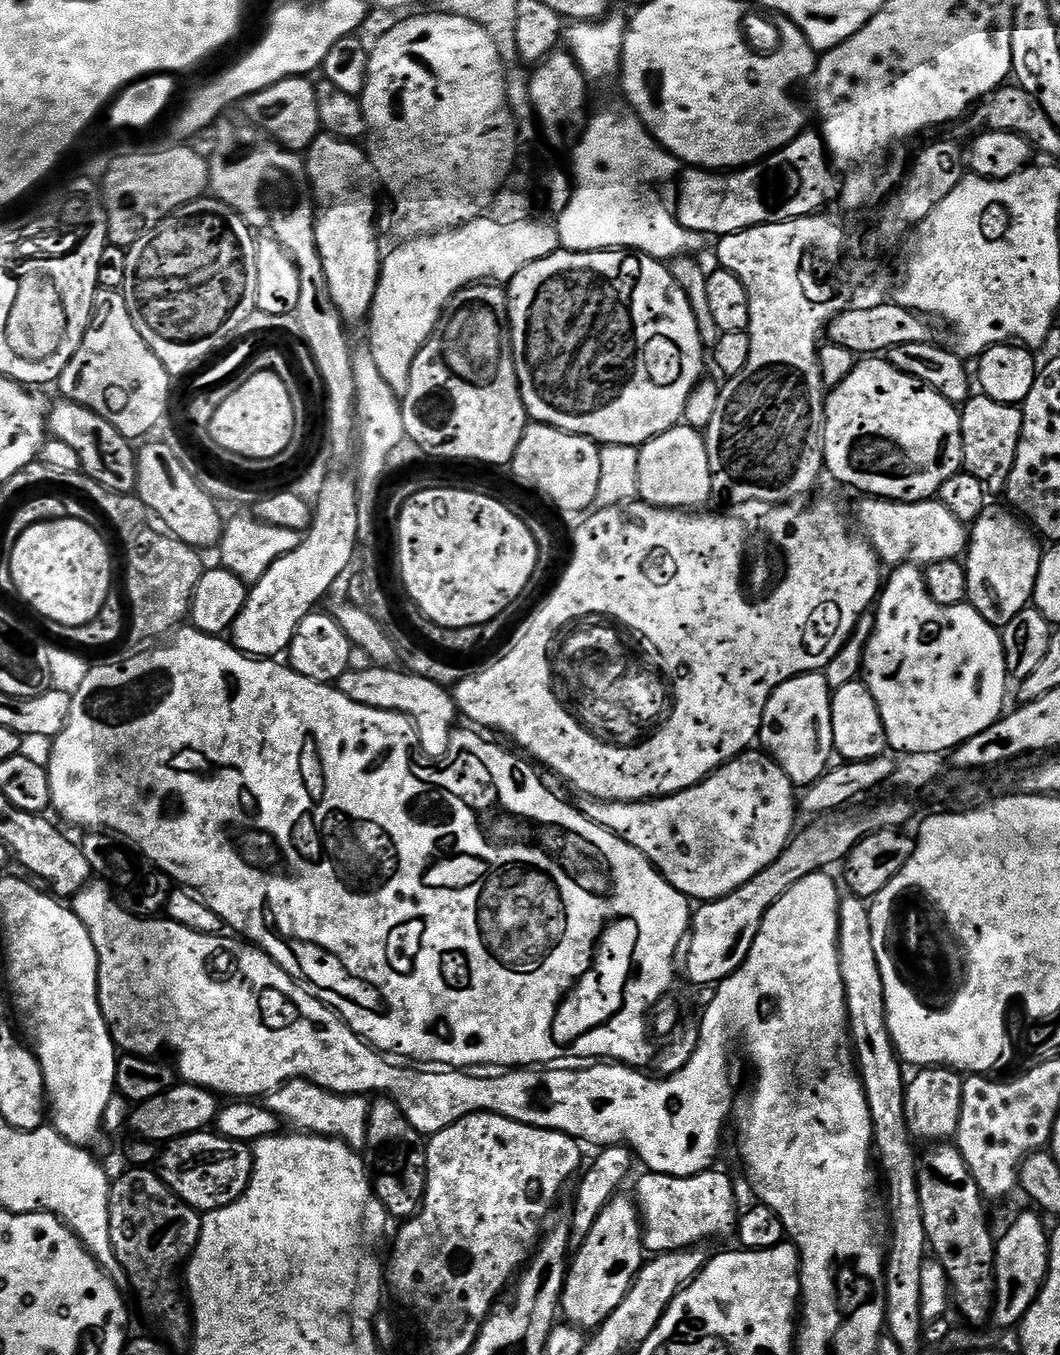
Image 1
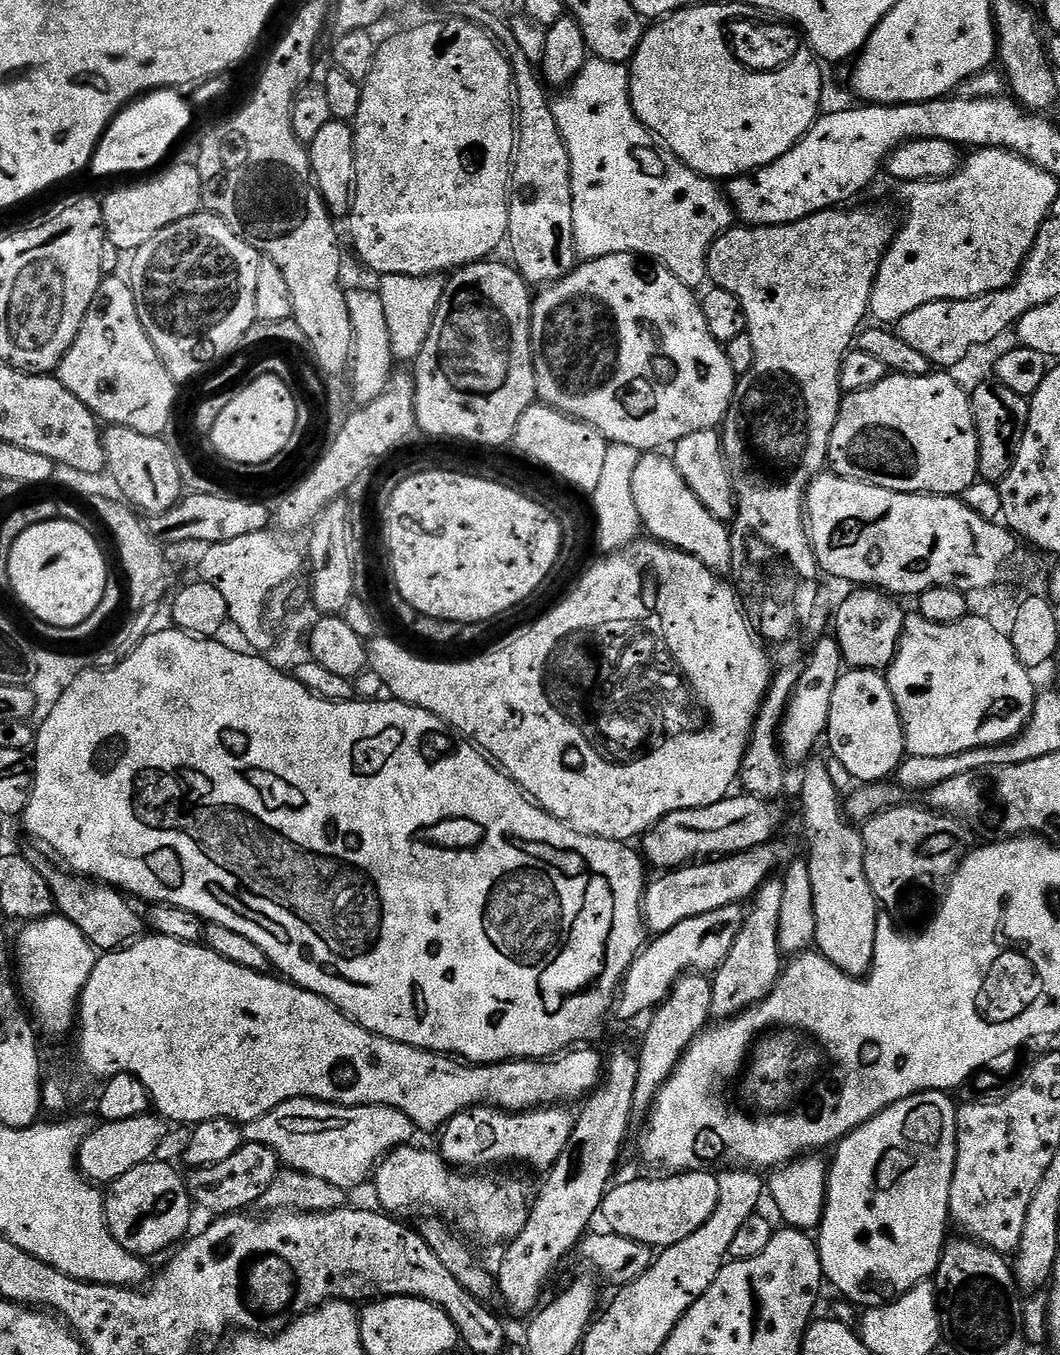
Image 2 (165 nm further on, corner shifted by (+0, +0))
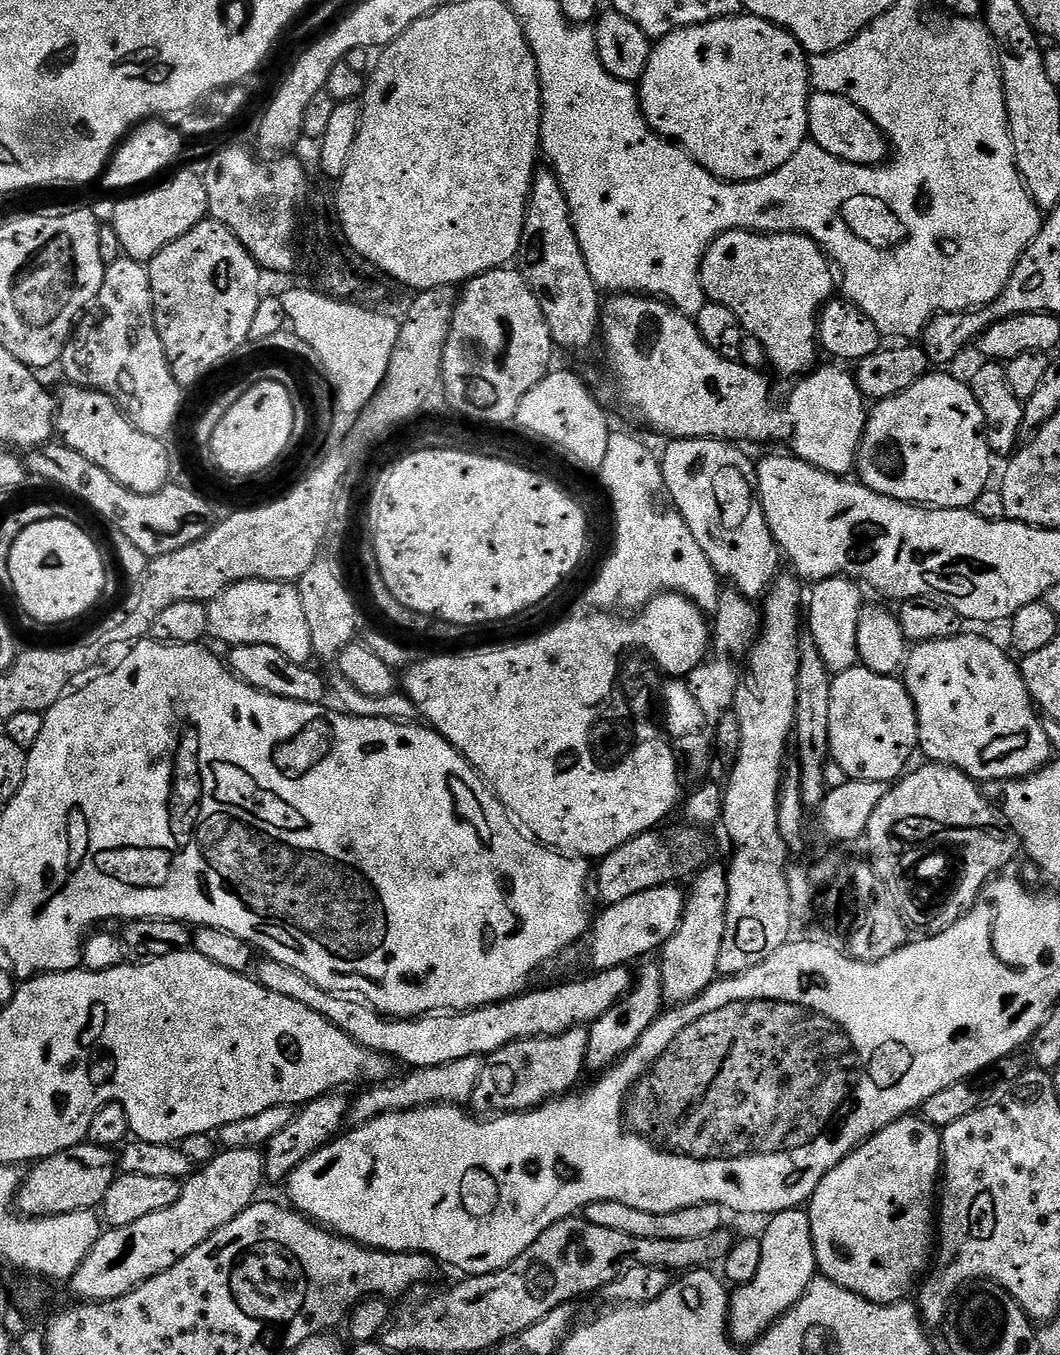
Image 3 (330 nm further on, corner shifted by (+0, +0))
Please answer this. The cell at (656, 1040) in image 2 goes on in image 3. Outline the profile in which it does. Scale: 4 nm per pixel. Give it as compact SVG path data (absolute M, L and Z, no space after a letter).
M709 866L697 872L684 902L684 917L675 934L664 943L658 956L662 970L662 994L669 1005L688 1004L702 995L718 979L718 953L726 934L728 873L723 867Z

